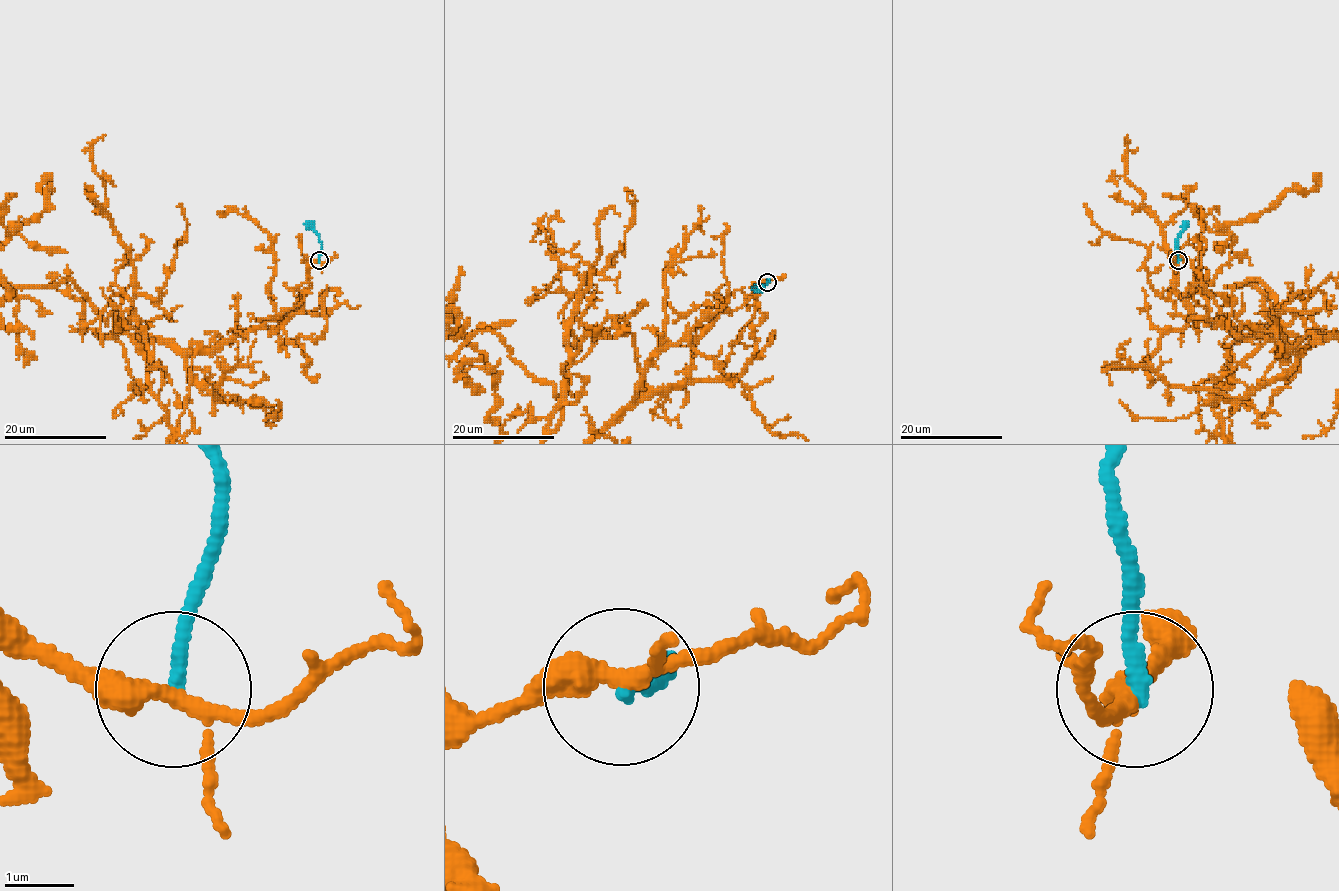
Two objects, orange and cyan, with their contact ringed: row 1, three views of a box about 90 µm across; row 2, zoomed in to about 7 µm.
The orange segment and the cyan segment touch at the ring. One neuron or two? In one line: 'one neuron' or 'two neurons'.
two neurons

